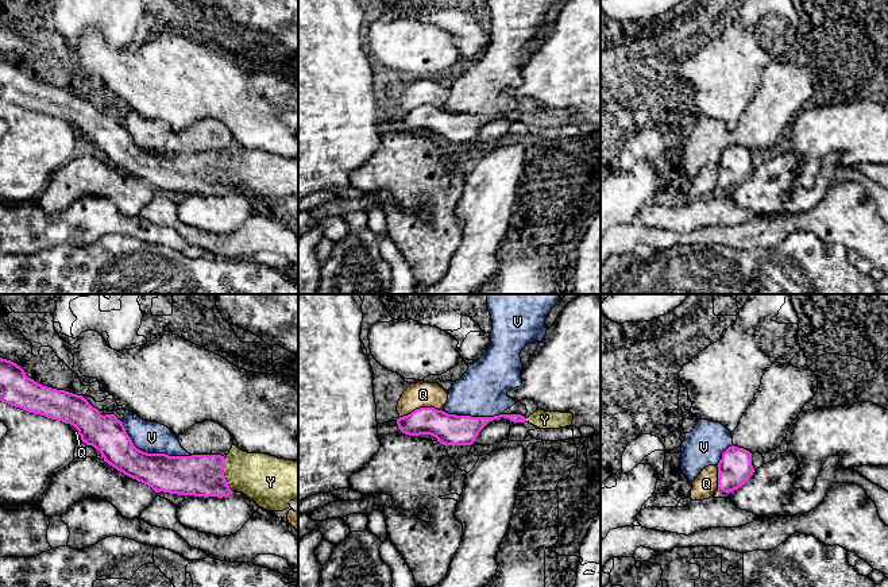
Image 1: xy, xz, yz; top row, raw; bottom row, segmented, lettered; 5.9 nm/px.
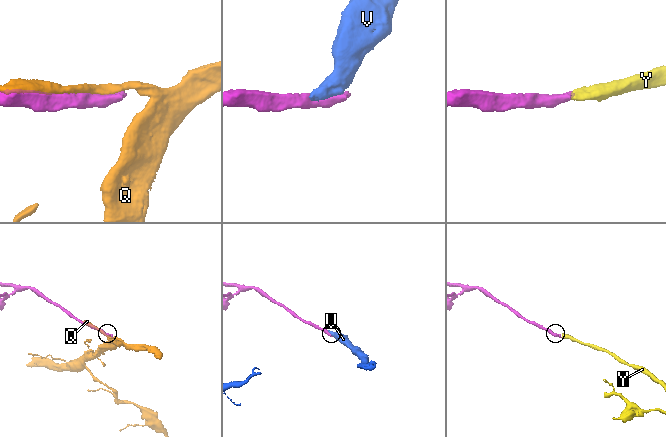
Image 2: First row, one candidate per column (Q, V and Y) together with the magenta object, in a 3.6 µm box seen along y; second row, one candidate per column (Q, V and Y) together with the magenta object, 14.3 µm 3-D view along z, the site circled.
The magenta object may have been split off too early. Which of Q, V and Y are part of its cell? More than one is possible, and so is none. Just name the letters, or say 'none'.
Y

